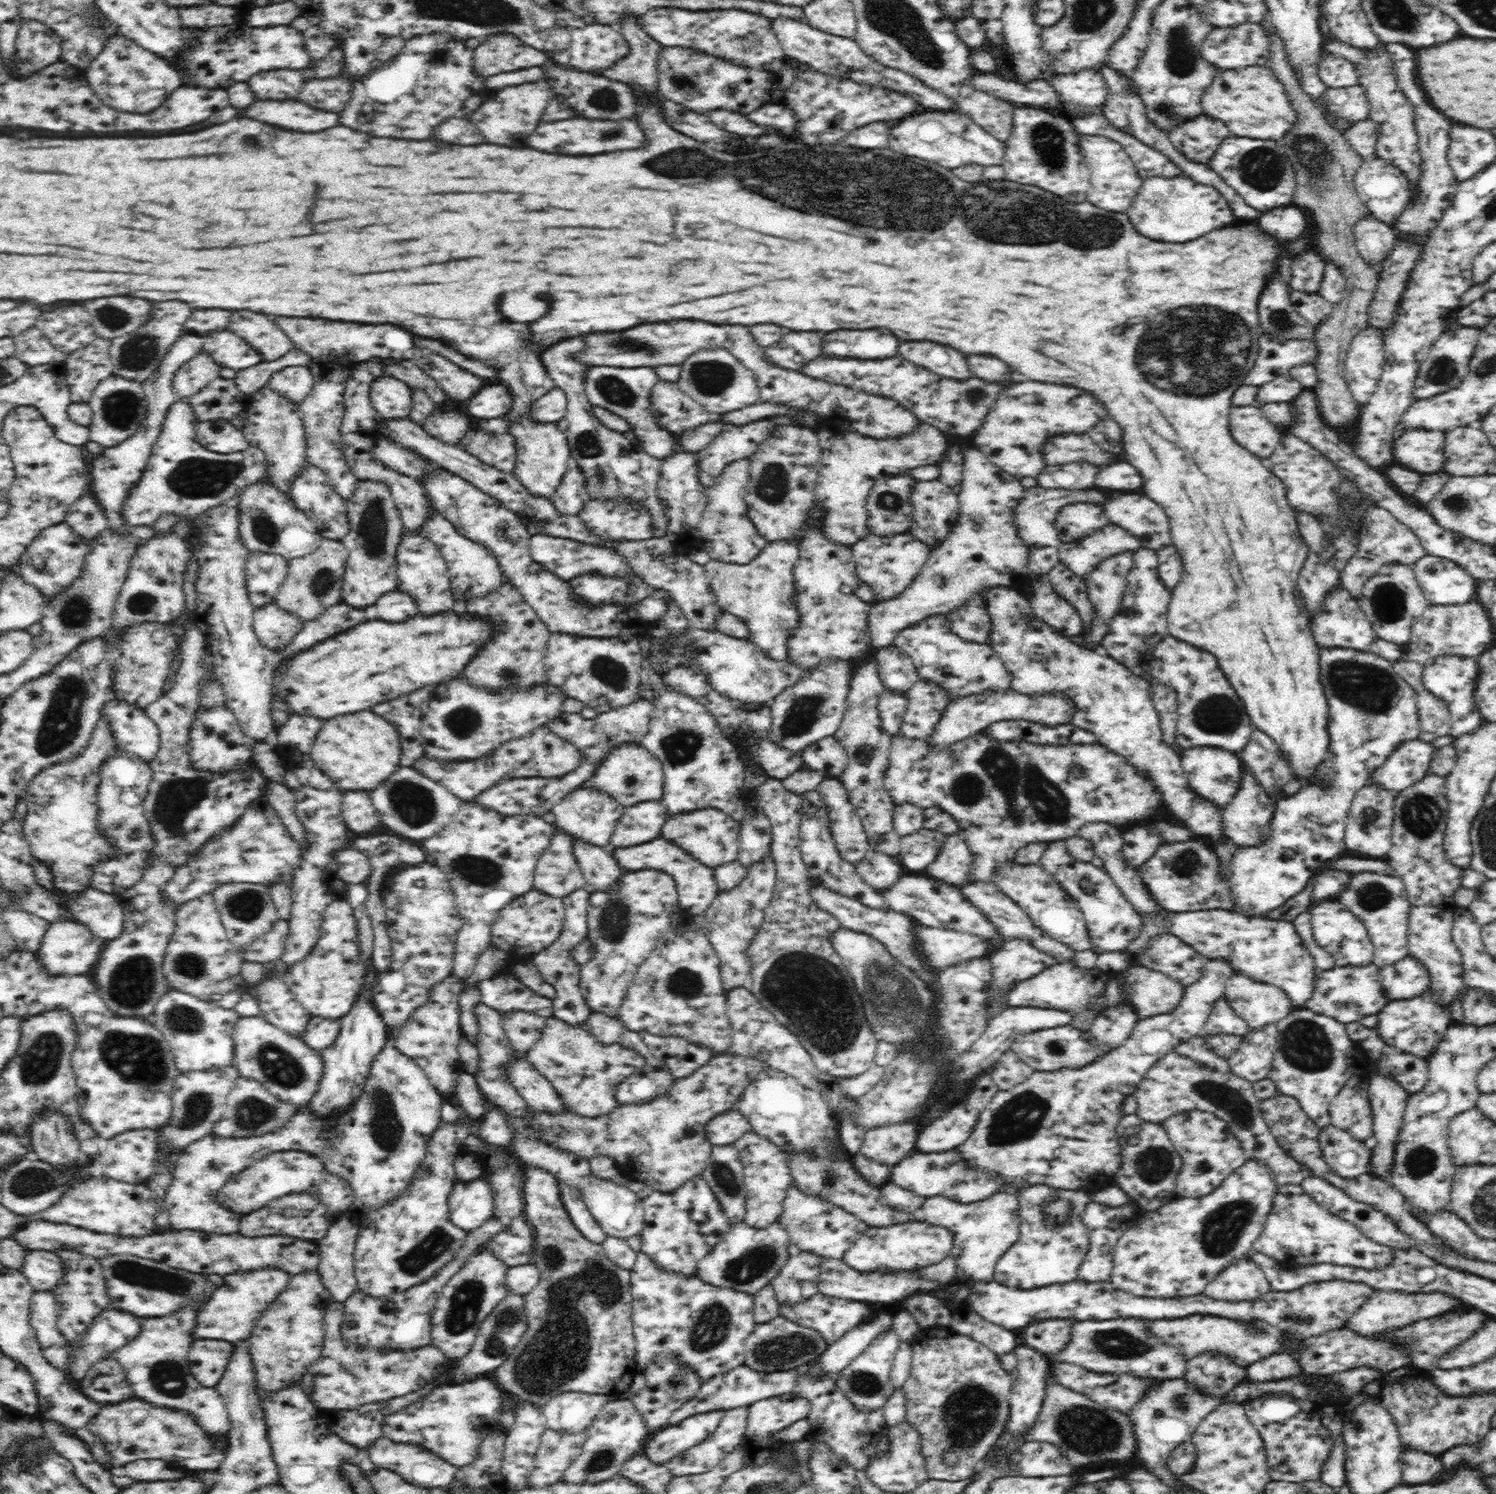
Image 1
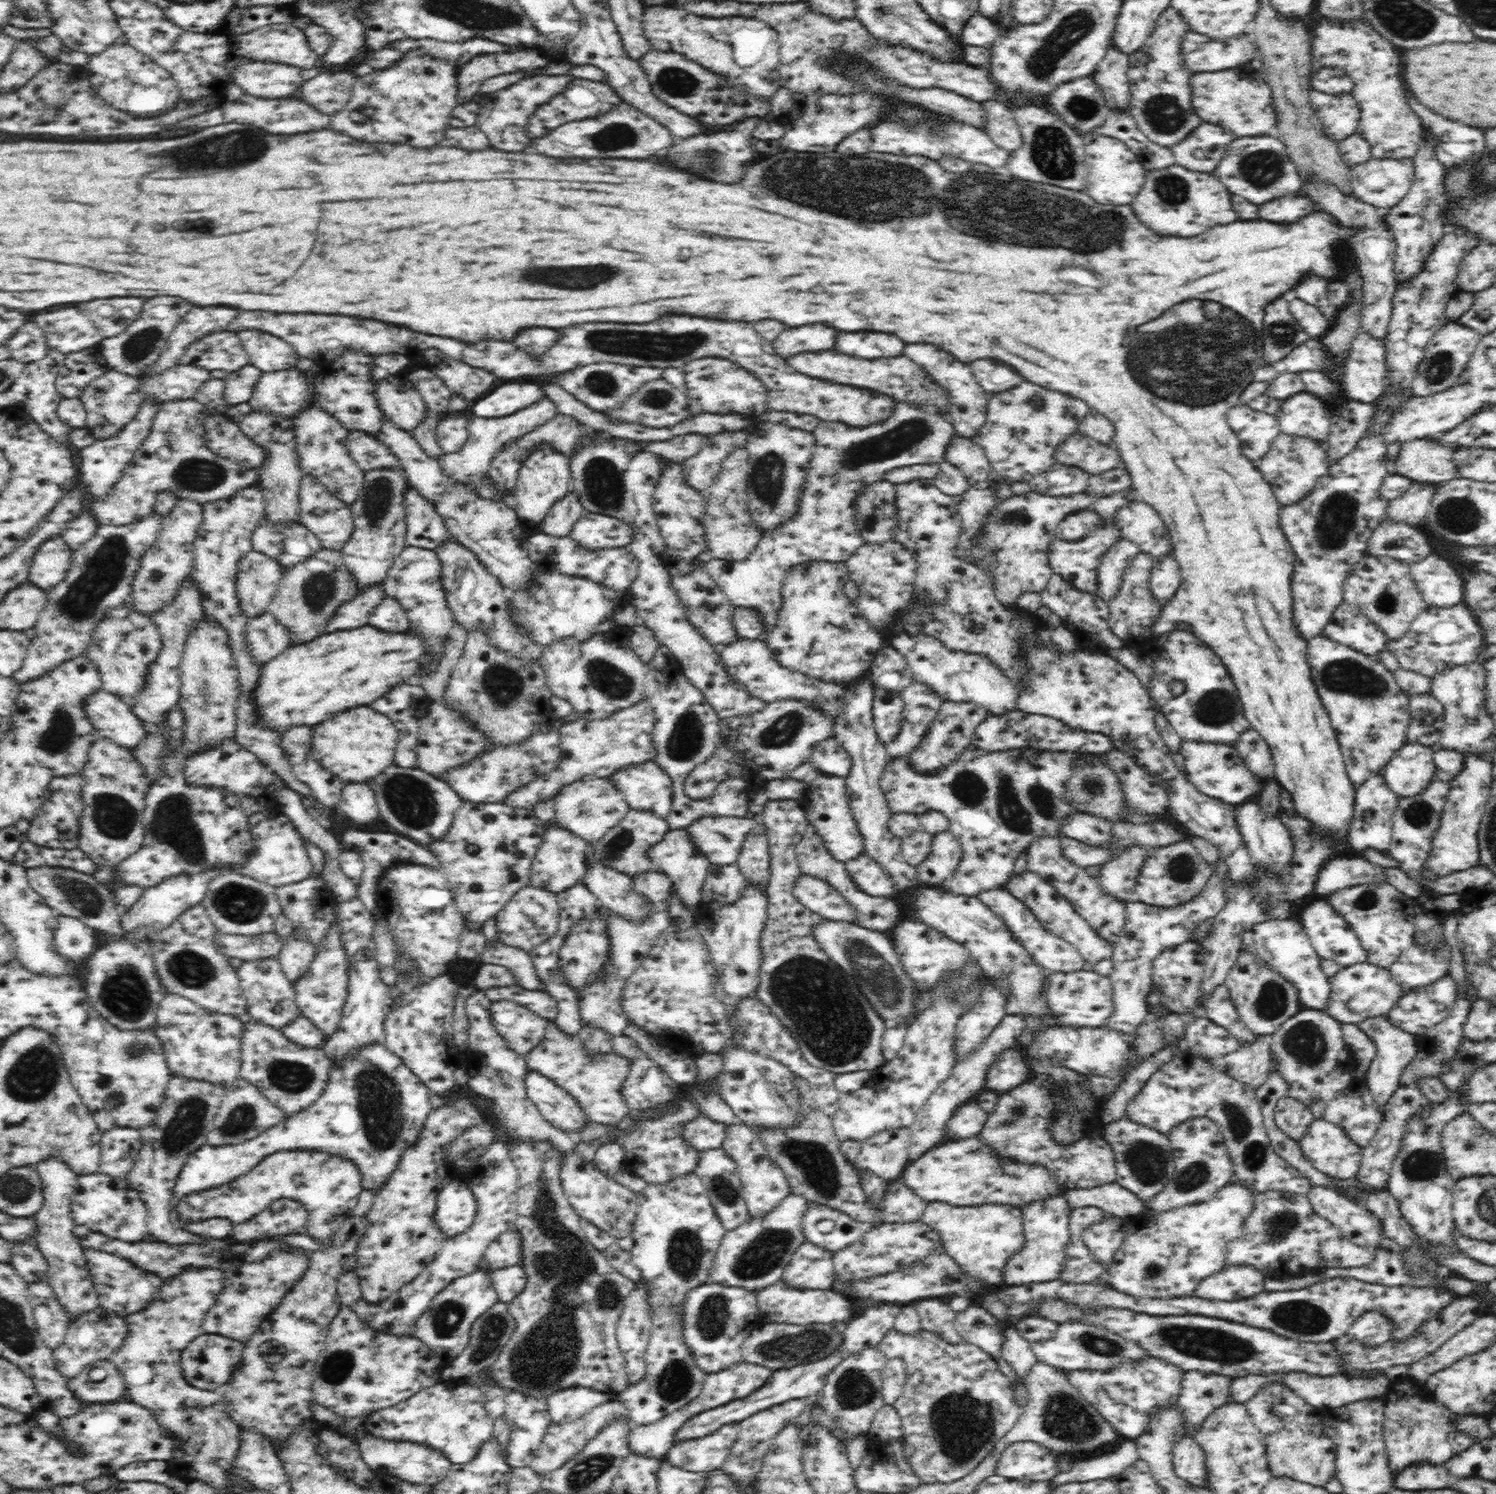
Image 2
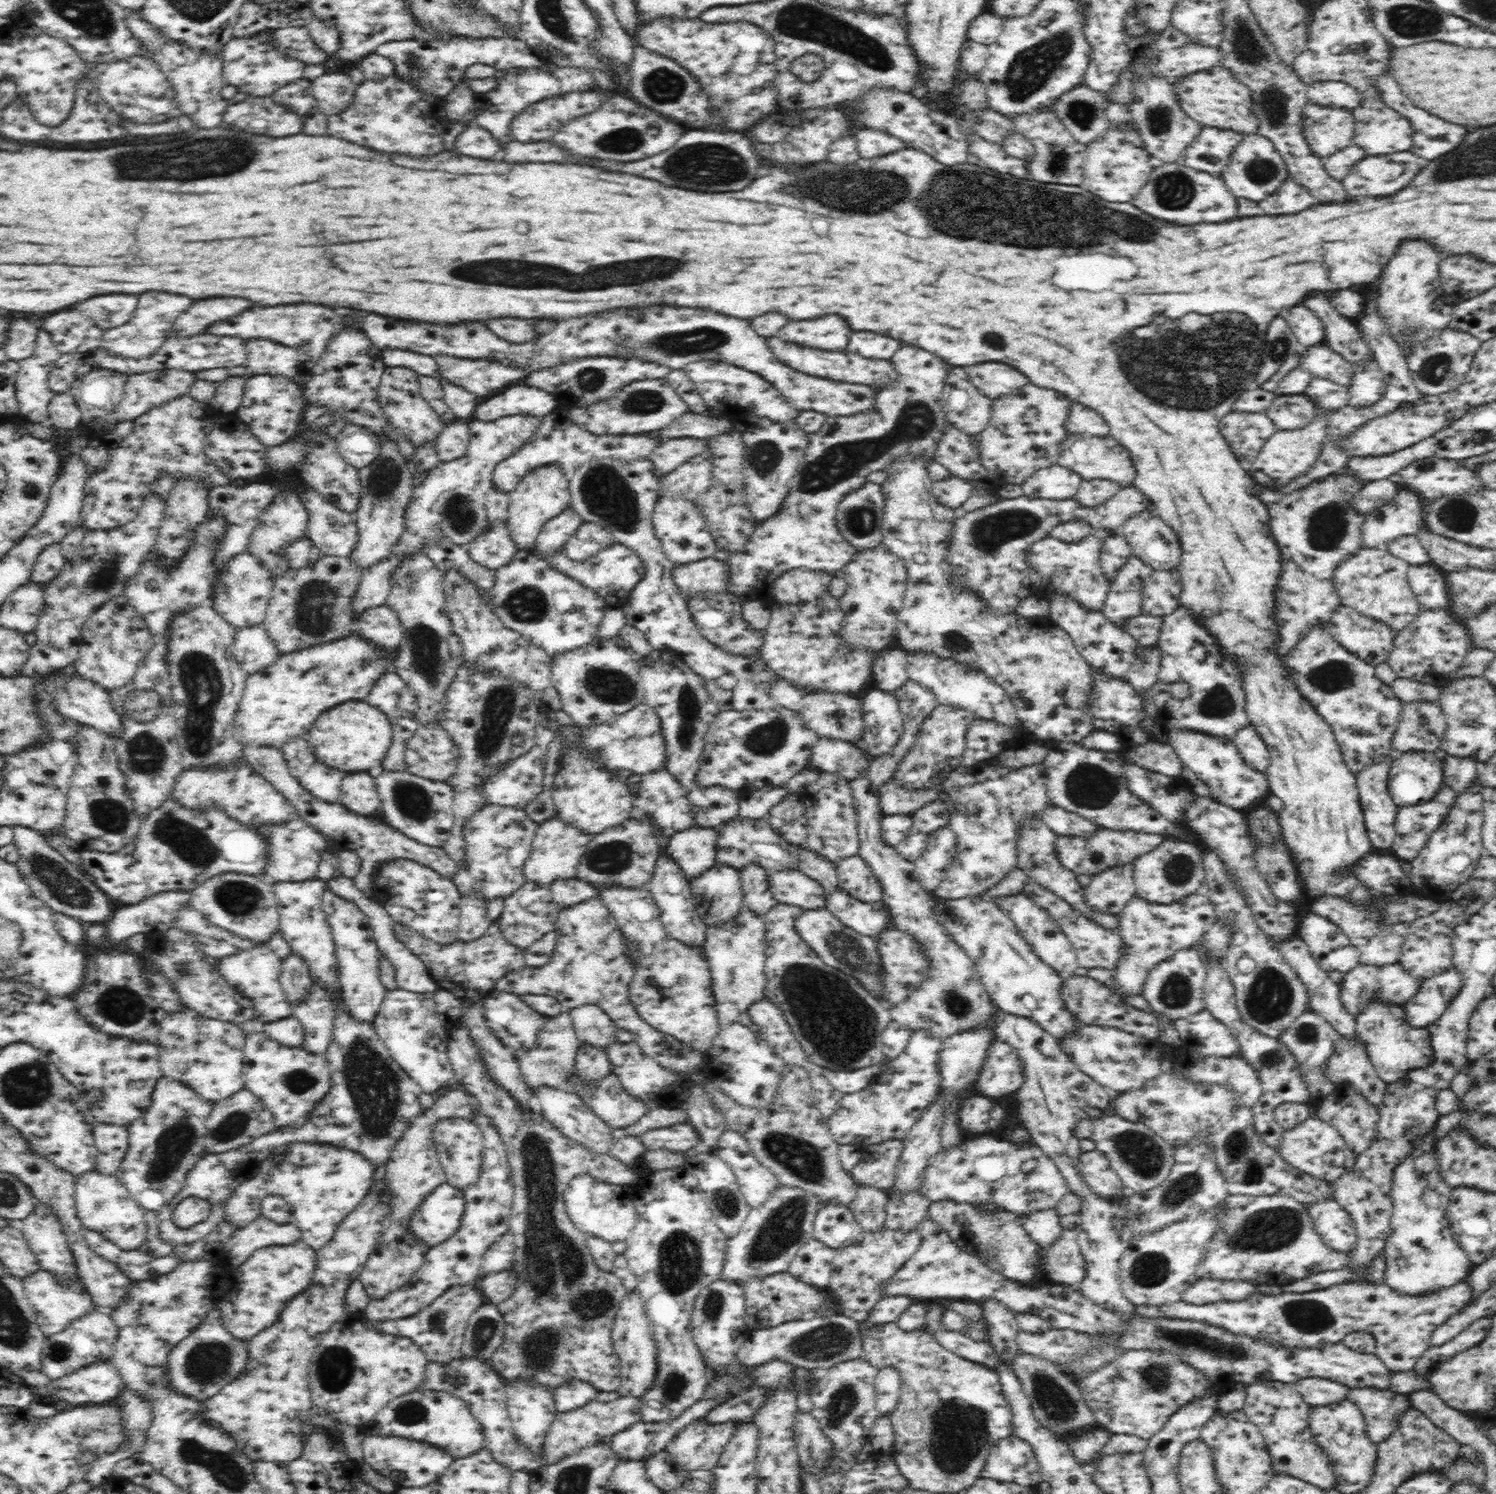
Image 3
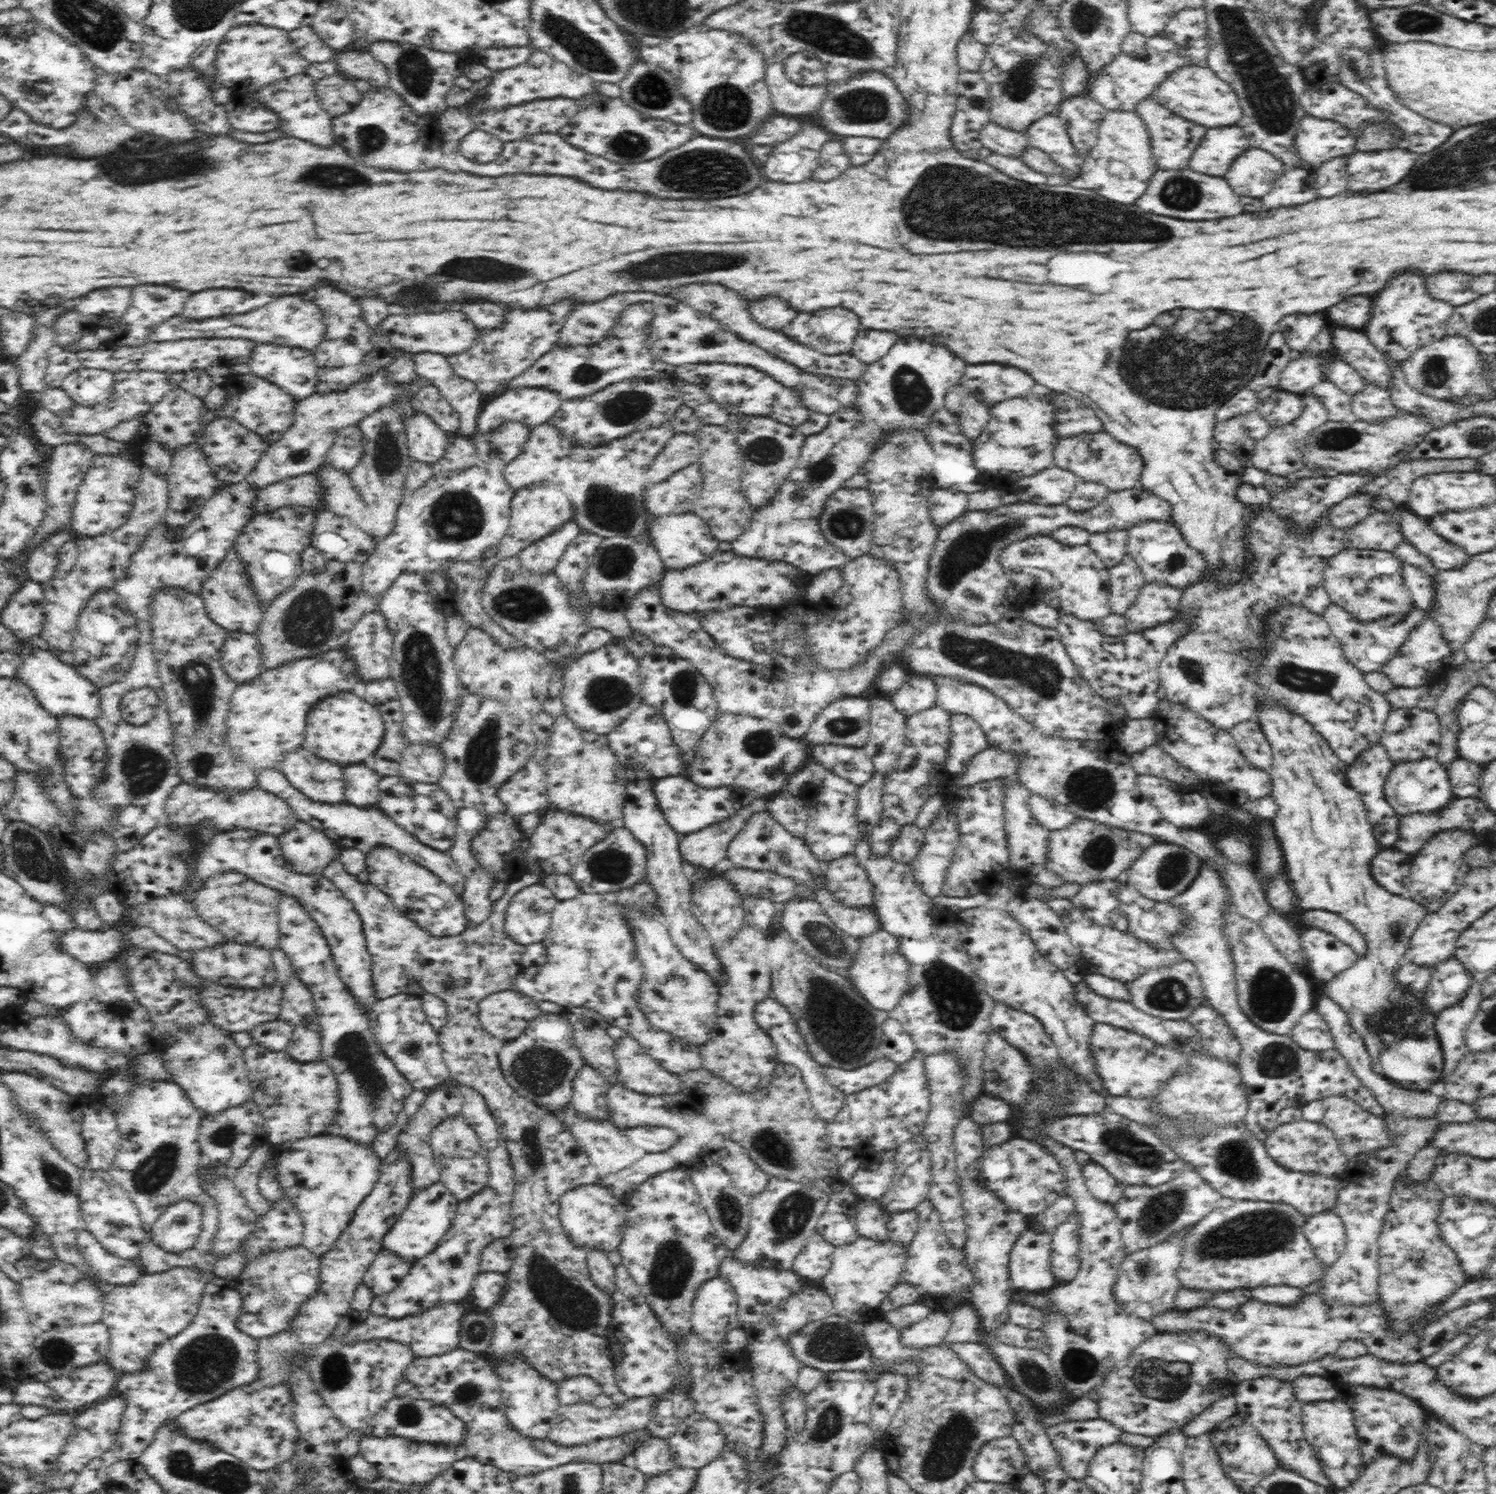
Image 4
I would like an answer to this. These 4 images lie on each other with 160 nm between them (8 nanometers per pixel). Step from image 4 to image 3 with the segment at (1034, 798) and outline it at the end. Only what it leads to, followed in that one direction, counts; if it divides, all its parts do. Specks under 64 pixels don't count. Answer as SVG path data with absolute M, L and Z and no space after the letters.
M1054 804L1048 805L1041 814L1041 820L1056 836L1092 836L1100 826L1079 814L1068 812Z

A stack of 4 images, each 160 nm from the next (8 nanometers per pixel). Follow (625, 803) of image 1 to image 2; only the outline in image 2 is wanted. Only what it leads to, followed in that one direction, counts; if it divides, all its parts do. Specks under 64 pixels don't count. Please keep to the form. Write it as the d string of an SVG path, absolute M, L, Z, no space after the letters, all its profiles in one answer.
M655 761L616 770L609 778L632 810L652 811L667 820L670 806L672 806L672 781L668 773L664 772Z

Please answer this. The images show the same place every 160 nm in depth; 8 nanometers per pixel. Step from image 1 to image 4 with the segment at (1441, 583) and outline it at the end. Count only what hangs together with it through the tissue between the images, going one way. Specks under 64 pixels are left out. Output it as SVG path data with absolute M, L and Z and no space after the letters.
M1403 564L1401 573L1405 585L1410 590L1410 600L1414 601L1416 606L1420 606L1422 610L1432 608L1435 601L1435 584L1434 580L1432 580L1432 574L1428 576L1422 570L1418 570L1416 566L1409 564Z

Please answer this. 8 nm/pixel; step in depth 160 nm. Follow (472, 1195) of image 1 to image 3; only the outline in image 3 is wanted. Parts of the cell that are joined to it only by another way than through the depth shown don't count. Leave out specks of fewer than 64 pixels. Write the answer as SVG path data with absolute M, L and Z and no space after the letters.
M441 1183L424 1200L416 1214L408 1221L408 1231L428 1247L451 1238L460 1228L460 1221L466 1210L466 1200L462 1189Z

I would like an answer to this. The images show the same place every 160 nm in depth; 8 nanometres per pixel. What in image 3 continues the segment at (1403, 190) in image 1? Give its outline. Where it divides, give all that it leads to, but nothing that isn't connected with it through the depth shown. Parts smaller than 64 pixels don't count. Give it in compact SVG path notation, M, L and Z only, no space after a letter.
M1402 151L1387 155L1364 157L1358 161L1348 178L1344 178L1344 190L1348 190L1350 196L1390 196L1404 186L1410 184L1410 180L1418 174L1418 170L1426 164L1426 159L1420 158L1410 151Z

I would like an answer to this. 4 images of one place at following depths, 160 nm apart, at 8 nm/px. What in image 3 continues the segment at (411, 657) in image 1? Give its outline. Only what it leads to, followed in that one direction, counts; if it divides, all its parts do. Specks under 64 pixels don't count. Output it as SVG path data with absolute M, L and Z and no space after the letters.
M354 636L330 642L330 644L320 644L312 646L308 650L298 650L280 655L274 664L267 666L262 672L248 675L246 687L238 712L234 721L236 740L242 744L252 744L252 746L266 746L266 744L286 744L290 738L298 738L310 730L314 720L326 712L330 706L348 702L348 700L362 700L368 696L372 690L374 682L378 676L382 676L388 670L390 660L380 658L378 650L368 642Z

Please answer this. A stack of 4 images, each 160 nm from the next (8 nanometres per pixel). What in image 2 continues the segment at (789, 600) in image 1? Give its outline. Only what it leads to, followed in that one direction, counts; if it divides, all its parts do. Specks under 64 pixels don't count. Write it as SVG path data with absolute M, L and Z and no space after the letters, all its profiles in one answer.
M894 401L892 414L882 422L866 426L866 428L852 428L844 426L842 422L822 422L812 432L816 438L816 450L807 466L804 488L799 496L797 511L790 521L772 530L765 530L748 558L739 561L711 559L705 562L706 572L720 587L724 596L735 607L754 609L764 621L766 634L775 626L777 616L782 606L781 588L786 572L793 566L812 562L846 562L865 542L855 525L855 500L870 484L882 481L884 474L912 464L932 464L944 461L944 453L948 443L953 439L955 428L948 421L948 417L940 413L928 411L926 407L908 402Z

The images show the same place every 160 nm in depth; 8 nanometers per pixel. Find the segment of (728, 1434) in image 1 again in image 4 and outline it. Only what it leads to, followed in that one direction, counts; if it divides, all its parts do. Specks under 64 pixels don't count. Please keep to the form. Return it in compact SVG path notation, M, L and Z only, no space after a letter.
M701 1412L687 1416L667 1441L678 1467L702 1468L727 1450L719 1425Z

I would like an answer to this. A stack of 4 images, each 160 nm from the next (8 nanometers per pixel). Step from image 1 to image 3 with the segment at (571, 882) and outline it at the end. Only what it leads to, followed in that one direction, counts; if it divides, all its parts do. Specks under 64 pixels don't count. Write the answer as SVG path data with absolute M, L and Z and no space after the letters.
M560 817L553 820L546 820L544 824L540 824L540 828L536 830L536 836L532 841L532 850L527 861L524 862L524 877L534 883L543 885L550 884L558 879L574 879L576 878L576 869L579 864L581 852L592 840L592 835L579 830L572 824L563 822Z

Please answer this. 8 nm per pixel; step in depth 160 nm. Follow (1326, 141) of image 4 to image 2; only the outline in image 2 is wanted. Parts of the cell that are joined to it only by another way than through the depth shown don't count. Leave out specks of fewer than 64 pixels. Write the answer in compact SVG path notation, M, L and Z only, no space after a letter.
M1311 90L1309 103L1330 140L1338 143L1354 134L1360 122L1360 107L1352 94L1326 94Z

